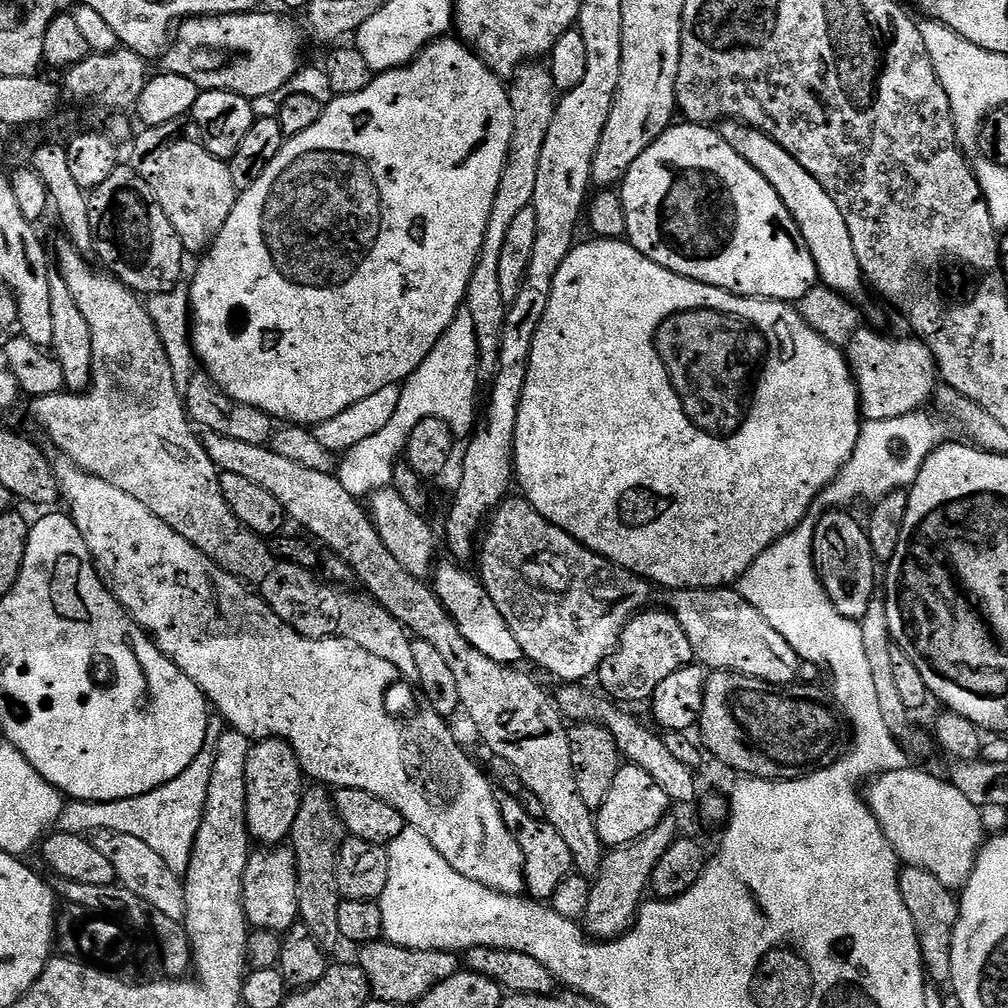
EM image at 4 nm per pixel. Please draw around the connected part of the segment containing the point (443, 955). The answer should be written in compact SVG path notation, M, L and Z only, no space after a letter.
M383 938L375 944L363 945L359 952L358 966L366 974L372 996L382 1002L398 1002L401 1006L419 1005L420 999L430 990L434 990L438 982L446 982L446 978L450 978L462 968L457 953L403 948L390 944Z

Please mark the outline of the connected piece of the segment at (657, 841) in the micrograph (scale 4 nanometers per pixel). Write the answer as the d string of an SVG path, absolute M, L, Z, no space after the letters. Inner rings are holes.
M666 818L658 822L658 826L654 826L654 830L650 830L642 838L638 838L632 844L613 848L605 855L600 872L592 881L590 906L583 918L589 937L603 942L616 940L630 931L636 923L636 917L640 915L641 904L645 903L646 889L652 883L654 866L658 866L662 854L666 854L666 850L670 850L670 846L677 839L675 822L672 818Z

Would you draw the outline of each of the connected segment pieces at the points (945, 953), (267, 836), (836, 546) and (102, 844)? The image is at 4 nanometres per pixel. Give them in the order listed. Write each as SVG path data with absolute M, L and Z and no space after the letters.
M911 866L901 871L900 889L902 890L902 902L906 902L906 910L910 910L910 918L914 918L914 930L918 934L927 979L932 982L951 981L950 954L954 942L954 926L960 917L960 905L953 889L942 886L942 882L934 878L934 874Z
M262 740L253 743L246 758L246 822L248 834L260 846L280 846L291 837L294 818L298 818L300 797L306 791L306 777L294 750L284 740Z
M833 510L821 516L816 524L812 557L822 586L830 602L834 602L838 614L842 614L847 620L859 622L870 607L873 596L878 592L878 561L872 553L865 525L861 521L859 524L854 517L848 515L852 514L844 510Z
M102 830L93 832L91 837L92 845L102 854L102 858L107 858L110 866L114 866L114 874L118 883L126 890L138 894L138 898L150 902L157 910L162 910L162 914L167 914L169 918L183 921L186 910L186 894L184 893L184 882L181 876L174 874L146 842L132 837L131 834L118 834L118 830Z

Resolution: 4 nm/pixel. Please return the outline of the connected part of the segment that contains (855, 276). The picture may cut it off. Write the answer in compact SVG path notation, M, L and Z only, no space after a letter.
M724 122L719 125L718 131L720 137L730 146L730 150L742 154L742 158L746 158L746 162L750 162L750 166L754 166L754 170L758 170L758 174L762 174L762 178L766 178L770 186L774 186L778 198L782 198L786 210L790 210L798 230L802 230L802 238L806 238L806 246L816 263L819 283L841 294L853 294L852 292L858 291L860 283L863 285L866 277L858 266L858 254L854 254L854 242L850 242L846 218L842 218L842 210L838 210L834 198L830 198L830 194L822 190L818 178L802 170L802 166L794 157L786 154L786 150L782 150L776 142L757 128L749 128L747 124L739 122Z

